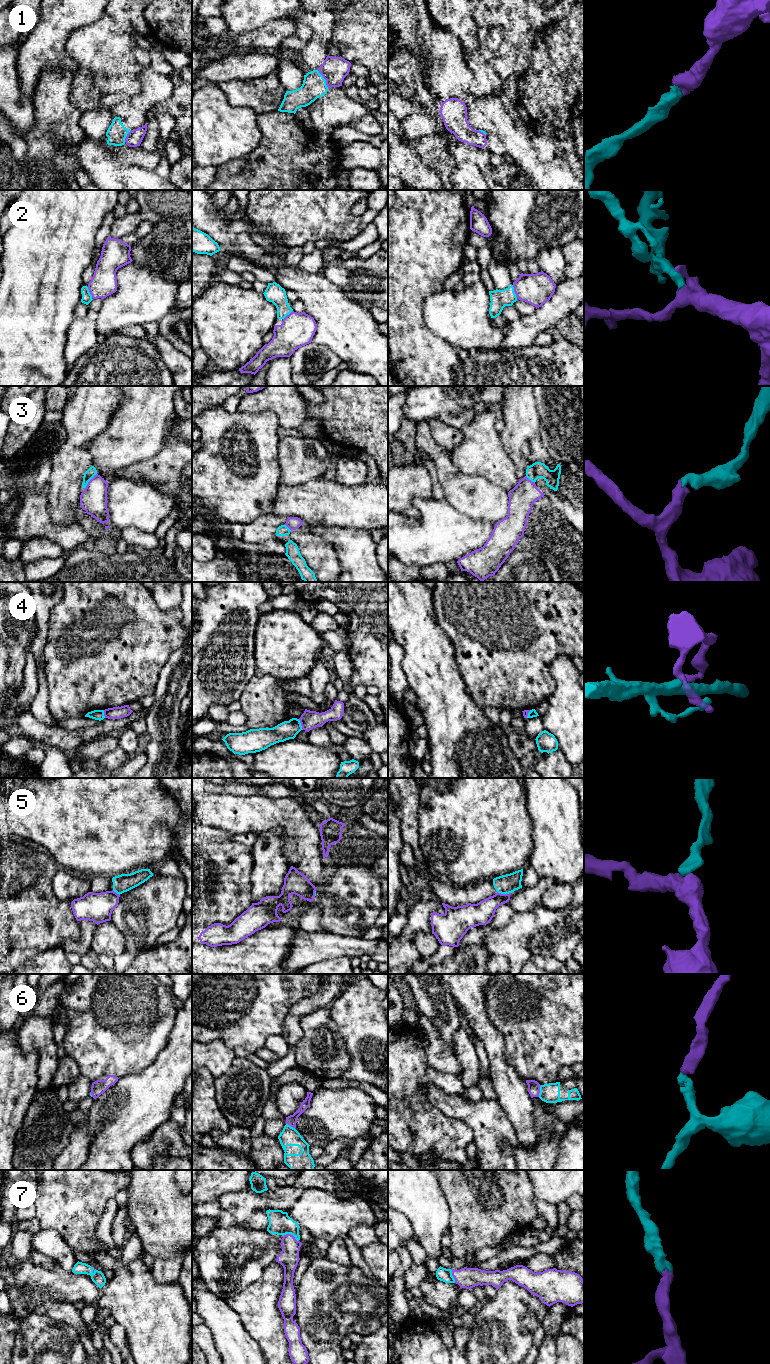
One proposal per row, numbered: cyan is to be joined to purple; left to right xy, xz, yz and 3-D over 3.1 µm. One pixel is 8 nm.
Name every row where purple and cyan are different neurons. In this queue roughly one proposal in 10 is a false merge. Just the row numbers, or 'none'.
4, 5

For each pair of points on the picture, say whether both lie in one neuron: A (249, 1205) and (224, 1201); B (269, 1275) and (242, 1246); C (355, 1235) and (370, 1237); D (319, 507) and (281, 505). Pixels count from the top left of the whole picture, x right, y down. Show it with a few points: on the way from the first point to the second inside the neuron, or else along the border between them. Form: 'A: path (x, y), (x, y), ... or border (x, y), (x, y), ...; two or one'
A: path (243, 1204), (230, 1202); one
B: border (275, 1261), (256, 1280), (247, 1285); two
C: path (359, 1235), (366, 1235); one
D: path (310, 505), (290, 505); one

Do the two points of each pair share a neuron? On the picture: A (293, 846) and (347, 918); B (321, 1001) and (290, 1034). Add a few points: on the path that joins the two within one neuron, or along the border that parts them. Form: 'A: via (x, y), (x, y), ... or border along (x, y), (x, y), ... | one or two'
A: border along (324, 882), (317, 887) | two
B: via (310, 1003), (292, 1019), (291, 1023) | one

